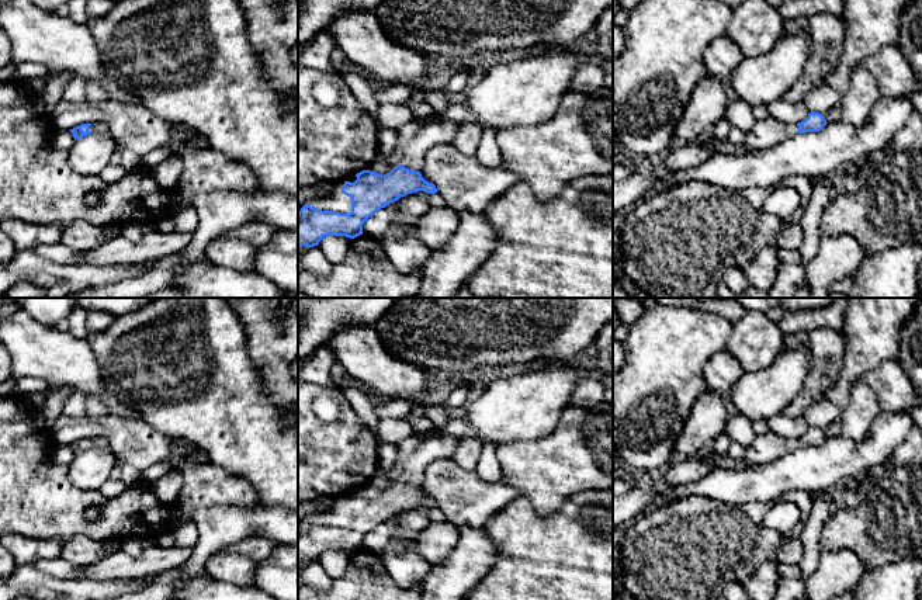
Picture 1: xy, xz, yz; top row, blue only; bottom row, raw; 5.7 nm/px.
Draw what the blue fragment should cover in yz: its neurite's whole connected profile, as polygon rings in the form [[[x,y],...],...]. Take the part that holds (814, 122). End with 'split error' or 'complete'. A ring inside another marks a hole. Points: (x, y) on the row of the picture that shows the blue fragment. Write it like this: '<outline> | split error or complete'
[[[810,112],[798,124],[786,124],[769,117],[755,122],[753,128],[746,133],[746,145],[753,150],[769,149],[797,133],[819,132],[826,124],[825,117],[819,112]]] | split error

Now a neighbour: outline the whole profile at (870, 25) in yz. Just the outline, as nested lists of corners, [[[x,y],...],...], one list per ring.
[[[845,0],[845,41],[840,62],[824,77],[840,97],[850,84],[850,70],[859,62],[900,41],[900,17],[912,0]]]

